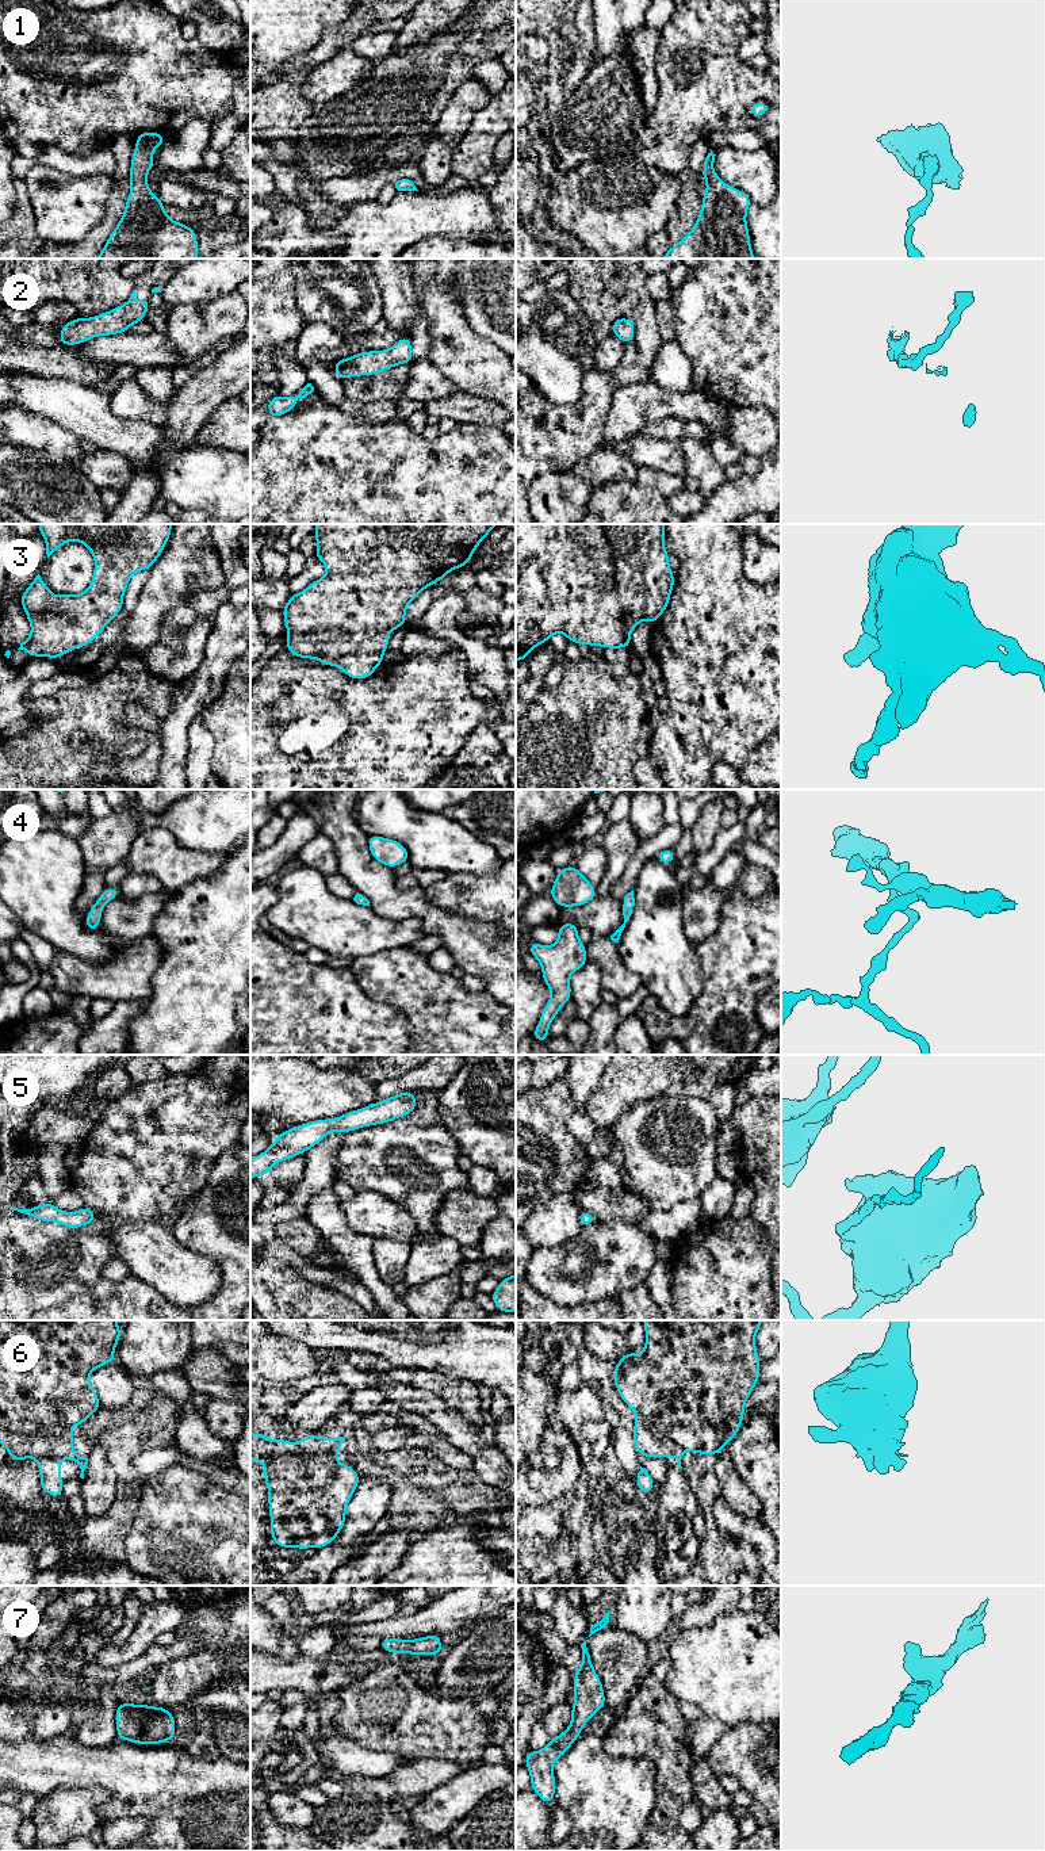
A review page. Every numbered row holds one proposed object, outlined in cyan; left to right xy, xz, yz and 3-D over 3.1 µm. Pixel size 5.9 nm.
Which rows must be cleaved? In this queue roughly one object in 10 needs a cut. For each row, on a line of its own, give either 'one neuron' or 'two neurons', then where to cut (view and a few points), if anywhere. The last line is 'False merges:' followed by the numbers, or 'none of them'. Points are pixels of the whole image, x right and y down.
1: one neuron | no cut
2: one neuron | no cut
3: one neuron | no cut
4: one neuron | no cut
5: one neuron | no cut
6: one neuron | no cut
7: one neuron | no cut
False merges: none of them

